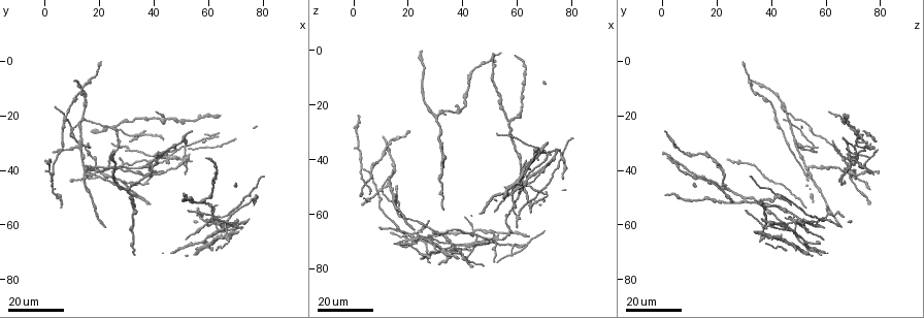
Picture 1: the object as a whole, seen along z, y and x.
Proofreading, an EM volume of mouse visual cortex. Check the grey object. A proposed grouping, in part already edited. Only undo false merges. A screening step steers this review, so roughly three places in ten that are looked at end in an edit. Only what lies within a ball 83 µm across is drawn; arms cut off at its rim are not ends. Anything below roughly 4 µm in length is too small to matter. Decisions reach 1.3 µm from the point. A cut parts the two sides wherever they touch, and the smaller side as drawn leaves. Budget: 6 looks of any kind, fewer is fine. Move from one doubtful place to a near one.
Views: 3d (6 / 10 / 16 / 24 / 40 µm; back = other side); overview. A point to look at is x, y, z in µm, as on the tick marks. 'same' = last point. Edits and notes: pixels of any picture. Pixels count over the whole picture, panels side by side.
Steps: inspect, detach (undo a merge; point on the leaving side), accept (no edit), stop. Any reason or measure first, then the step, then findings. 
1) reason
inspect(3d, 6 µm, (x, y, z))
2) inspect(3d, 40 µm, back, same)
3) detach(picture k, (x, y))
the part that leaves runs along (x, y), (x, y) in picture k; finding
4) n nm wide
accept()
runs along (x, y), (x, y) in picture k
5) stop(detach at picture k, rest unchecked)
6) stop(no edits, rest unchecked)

inspect(3d, 24 µm, (12, 23, 47))

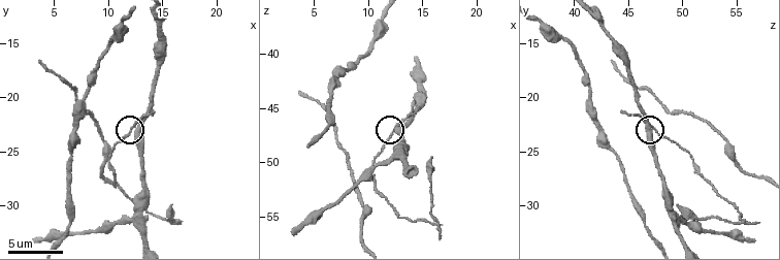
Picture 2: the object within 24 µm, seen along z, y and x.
inspect(3d, 10 µm, (12.2, 22.8, 47.6))

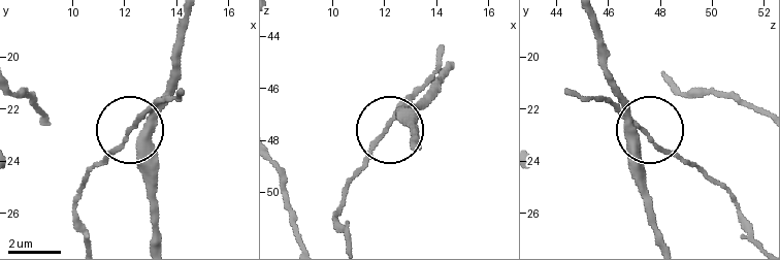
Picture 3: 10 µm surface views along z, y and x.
160 nm wide
accept()
runs along (155, 239), (149, 166), (135, 139), (128, 134), (91, 170) in picture 3; continuous, no second neuron

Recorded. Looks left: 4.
two arms in line, one across
inspect(3d, 6 µm, (15.8, 31.6, 55.0))

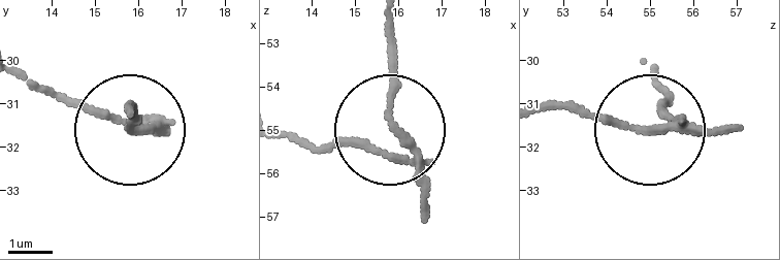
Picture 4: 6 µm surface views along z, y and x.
inspect(3d, 6 µm, back, (15.95, 31.60, 55.00))

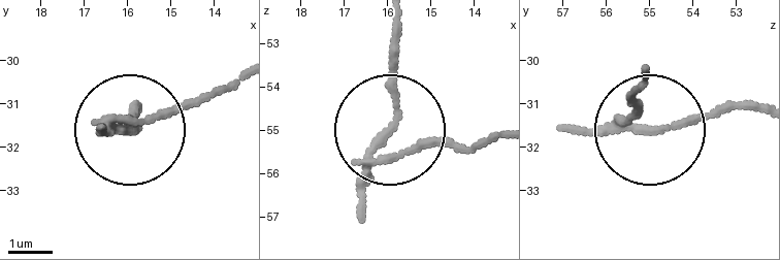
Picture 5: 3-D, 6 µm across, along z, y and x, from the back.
accept()
runs along (644, 78), (637, 111), (651, 130), (758, 108) in picture 5; continuous, no second neuron

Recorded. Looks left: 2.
arms part here
inspect(3d, 24 µm, (44, 21, 66))

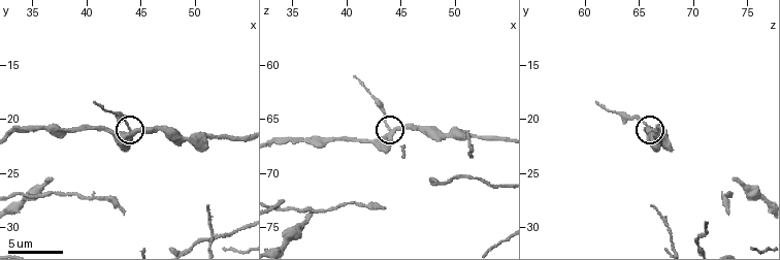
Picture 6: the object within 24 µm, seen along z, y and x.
inspect(3d, 6 µm, (44.2, 20.8, 66.0))

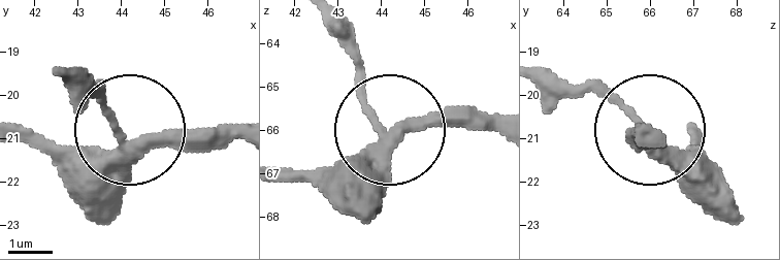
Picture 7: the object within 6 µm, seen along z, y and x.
detach(picture 7, (103, 96))
the part that leaves runs along (117, 139), (79, 85) in picture 7; two neurons meet here

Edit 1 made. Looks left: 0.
stop(detach at picture 7, rest unchecked)

